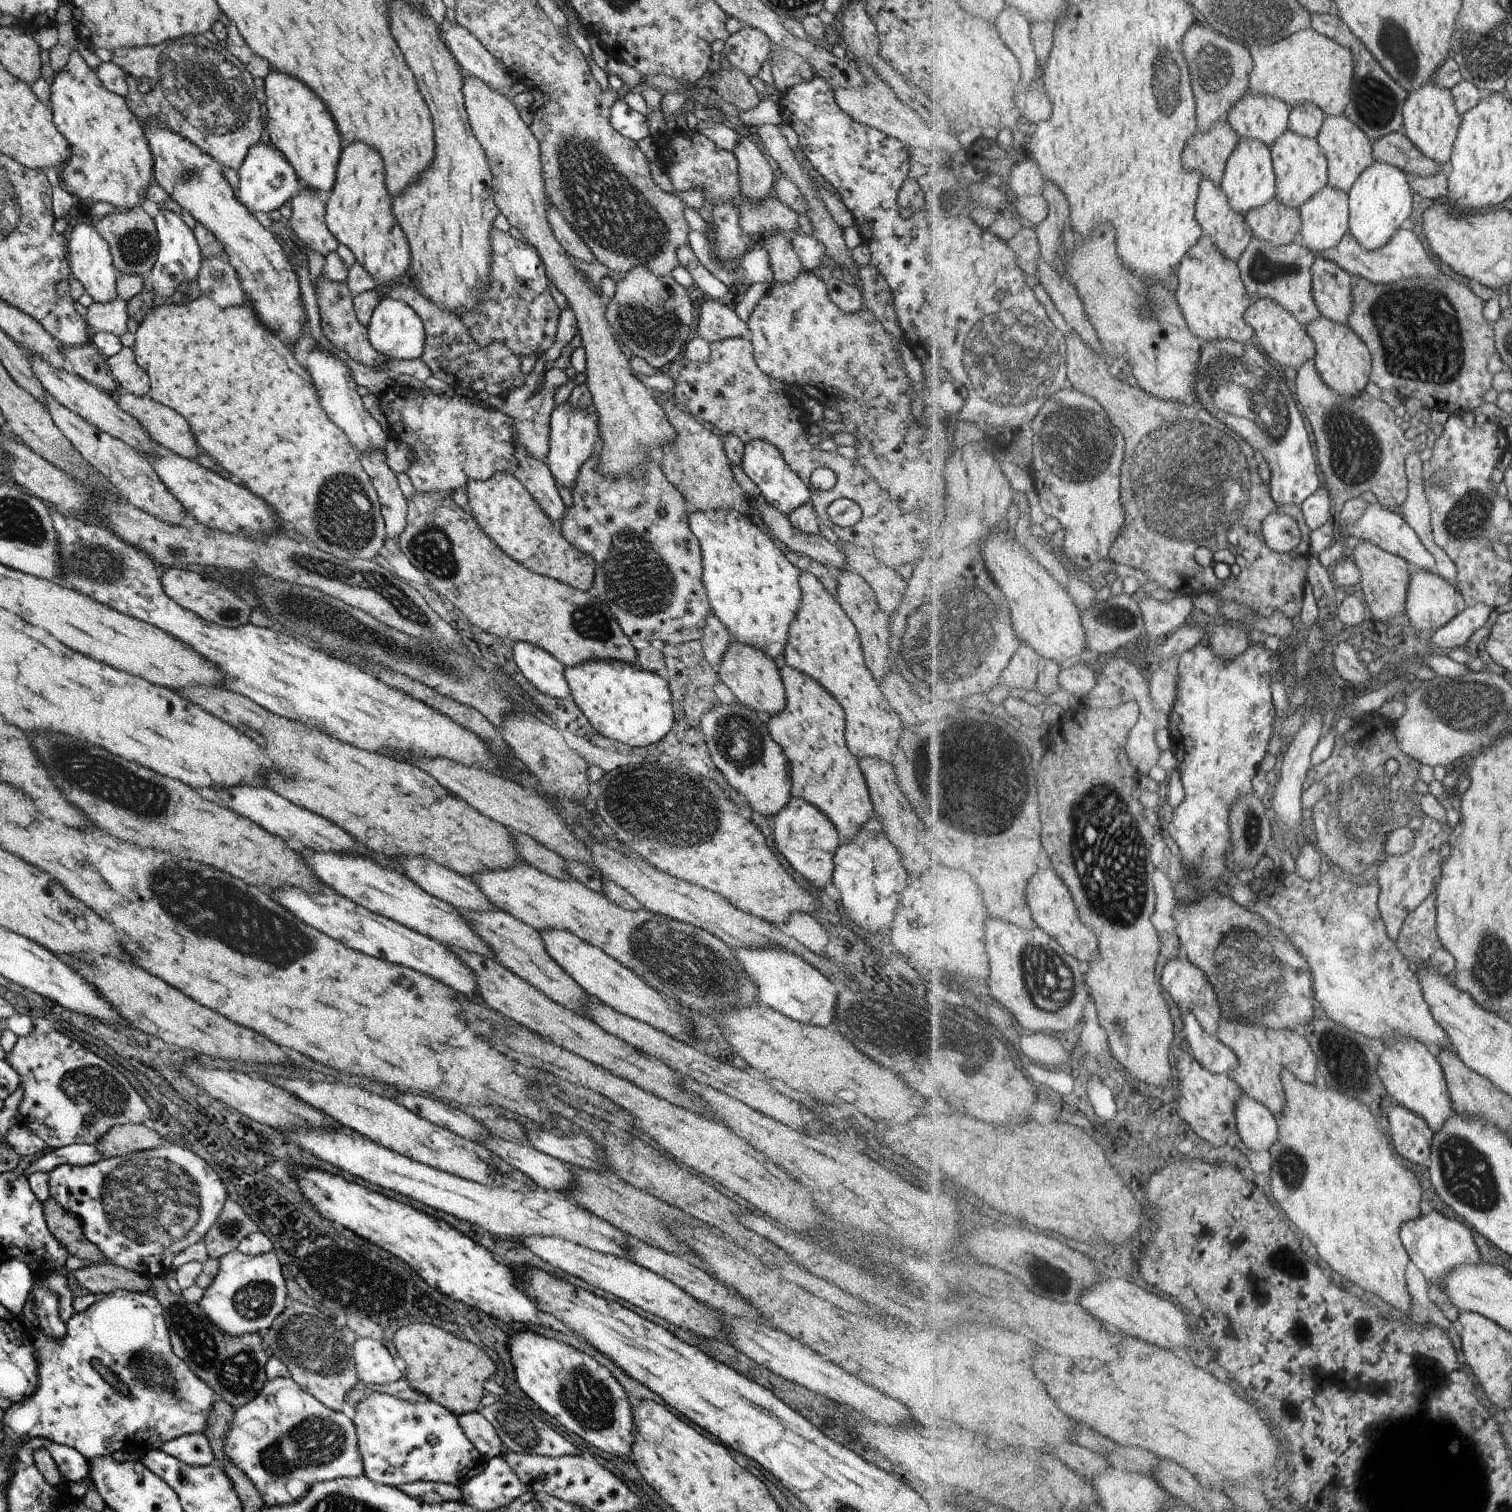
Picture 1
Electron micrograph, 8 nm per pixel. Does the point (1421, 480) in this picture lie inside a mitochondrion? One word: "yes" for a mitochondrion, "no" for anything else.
no

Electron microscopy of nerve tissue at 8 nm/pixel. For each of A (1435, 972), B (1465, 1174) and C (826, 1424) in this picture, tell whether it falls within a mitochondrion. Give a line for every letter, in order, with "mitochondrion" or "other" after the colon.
A: other
B: mitochondrion
C: other

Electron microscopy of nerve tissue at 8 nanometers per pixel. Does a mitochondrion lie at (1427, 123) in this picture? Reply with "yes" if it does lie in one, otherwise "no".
no

